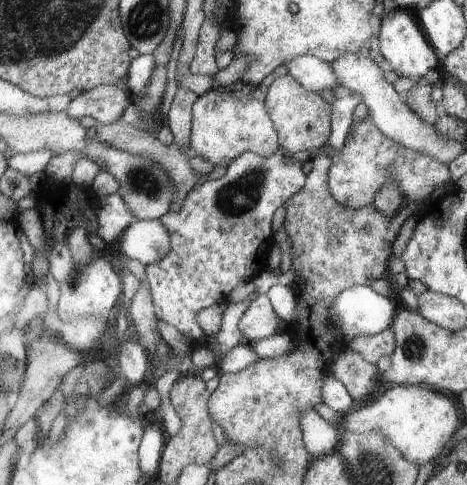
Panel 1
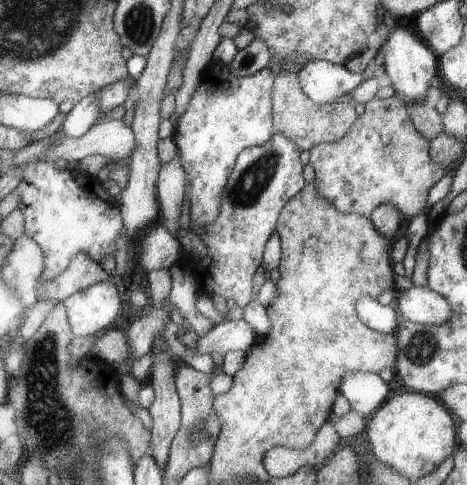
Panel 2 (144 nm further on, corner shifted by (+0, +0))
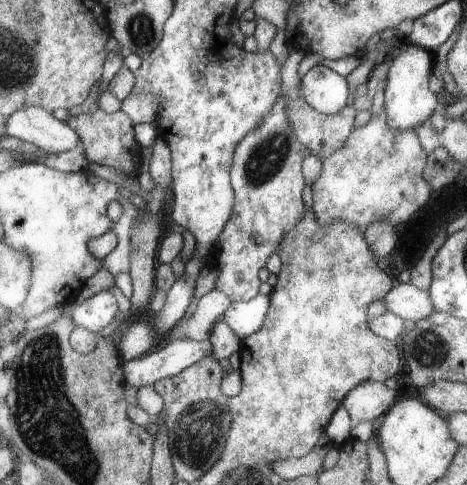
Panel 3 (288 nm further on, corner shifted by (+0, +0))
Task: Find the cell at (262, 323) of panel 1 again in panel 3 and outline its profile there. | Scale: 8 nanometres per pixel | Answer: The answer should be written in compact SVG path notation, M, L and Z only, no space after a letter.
M171 340L171 344L157 348L141 358L123 362L123 386L155 386L161 378L177 376L181 370L187 370L191 364L199 362L205 354L213 352L213 346L207 340Z

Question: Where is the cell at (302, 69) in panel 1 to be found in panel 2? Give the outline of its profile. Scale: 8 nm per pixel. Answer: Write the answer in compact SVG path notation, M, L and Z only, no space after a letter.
M323 60L303 64L297 76L303 92L319 106L333 104L339 96L349 96L361 84L361 74L351 74L343 66Z

